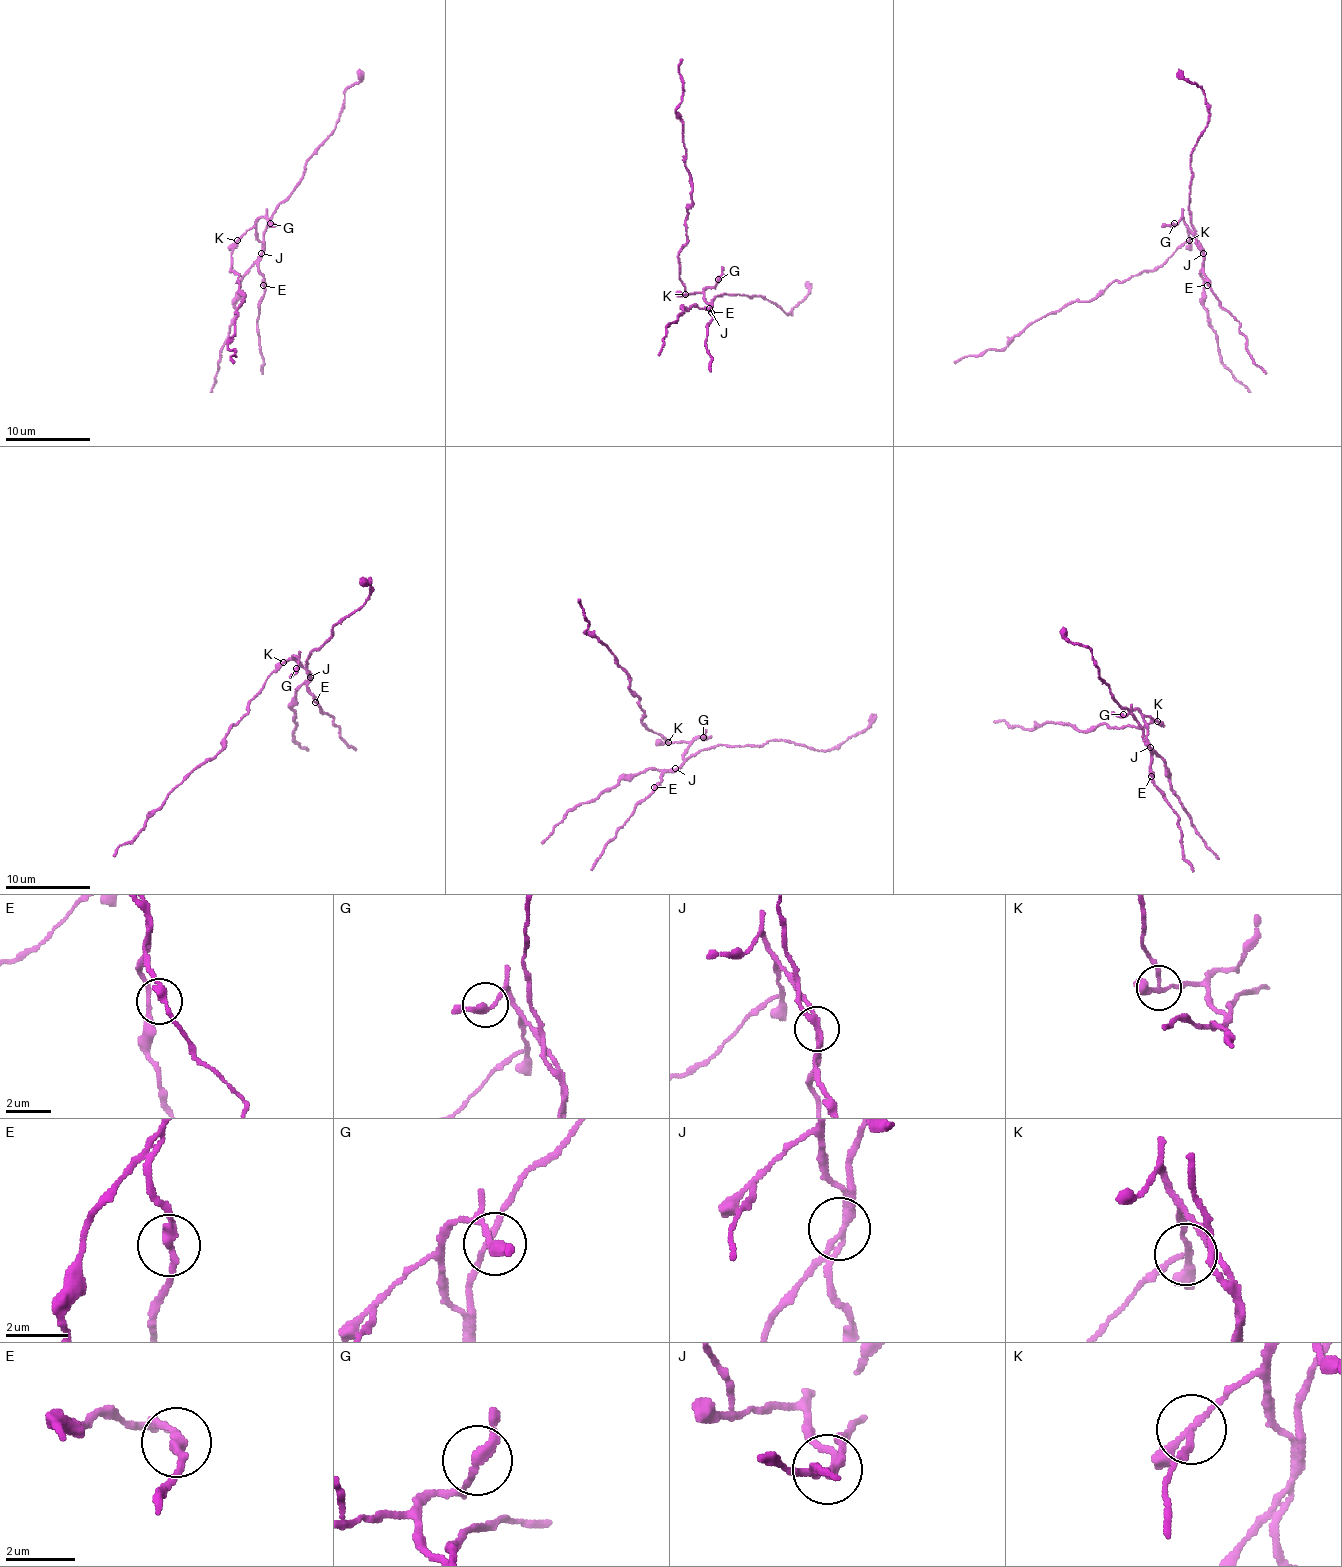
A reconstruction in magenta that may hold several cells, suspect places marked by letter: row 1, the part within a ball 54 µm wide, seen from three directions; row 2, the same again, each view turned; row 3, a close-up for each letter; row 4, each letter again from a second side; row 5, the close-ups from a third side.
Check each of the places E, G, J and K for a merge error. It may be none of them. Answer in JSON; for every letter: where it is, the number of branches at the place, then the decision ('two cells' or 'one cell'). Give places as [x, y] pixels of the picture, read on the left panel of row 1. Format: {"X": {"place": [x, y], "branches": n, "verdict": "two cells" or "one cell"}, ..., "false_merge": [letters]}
{"E": {"place": [263, 285], "branches": 2, "verdict": "one cell"}, "G": {"place": [270, 223], "branches": 2, "verdict": "one cell"}, "J": {"place": [261, 253], "branches": 2, "verdict": "two cells"}, "K": {"place": [237, 240], "branches": 3, "verdict": "two cells"}, "false_merge": ["J", "K"]}

